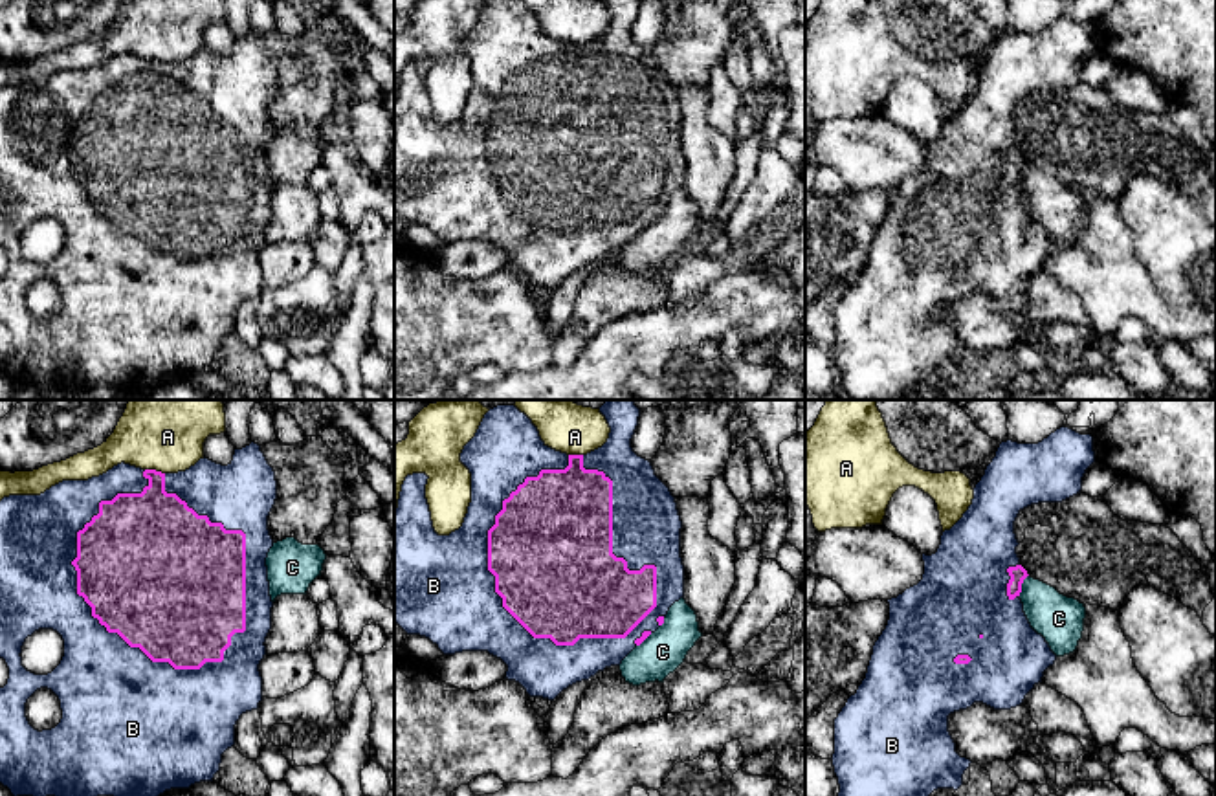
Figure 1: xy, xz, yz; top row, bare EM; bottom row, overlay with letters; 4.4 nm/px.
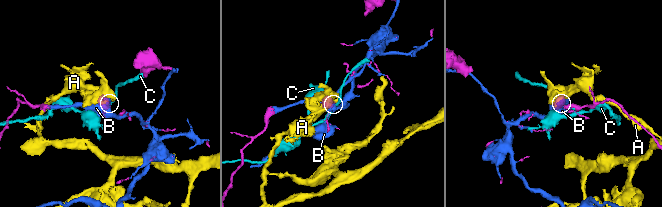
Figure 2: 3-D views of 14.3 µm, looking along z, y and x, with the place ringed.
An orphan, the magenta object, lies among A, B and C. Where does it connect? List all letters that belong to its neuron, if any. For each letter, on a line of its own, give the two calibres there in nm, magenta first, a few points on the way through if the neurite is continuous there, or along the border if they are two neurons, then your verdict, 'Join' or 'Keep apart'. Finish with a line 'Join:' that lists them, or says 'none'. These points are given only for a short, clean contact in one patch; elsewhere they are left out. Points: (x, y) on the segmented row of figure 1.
A: Thickness 320 nm (magenta) against 380 nm. Keep apart
B: Thickness 460 nm (magenta) against 340 nm. Join
C: Thickness 70 nm (magenta) against 200 nm. Keep apart
Join: B

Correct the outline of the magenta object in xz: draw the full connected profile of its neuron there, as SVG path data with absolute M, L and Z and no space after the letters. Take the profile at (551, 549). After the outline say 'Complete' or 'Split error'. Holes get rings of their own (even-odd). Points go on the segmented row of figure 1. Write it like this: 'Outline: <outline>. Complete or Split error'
Outline: M607 400L600 407L600 413L611 427L607 442L587 455L567 455L548 448L541 440L532 420L515 405L497 405L490 409L484 415L475 437L460 453L460 462L471 473L471 503L462 526L449 536L438 536L433 528L426 499L426 484L429 477L426 473L413 473L405 477L398 508L394 510L394 622L407 635L429 638L444 655L488 651L508 666L504 679L519 682L530 697L554 701L569 686L589 680L605 668L620 666L636 646L640 646L664 624L669 607L684 598L684 565L680 558L682 521L677 503L669 488L655 475L651 462L638 457L631 448L631 438L640 416L640 409L635 402Z. Split error

